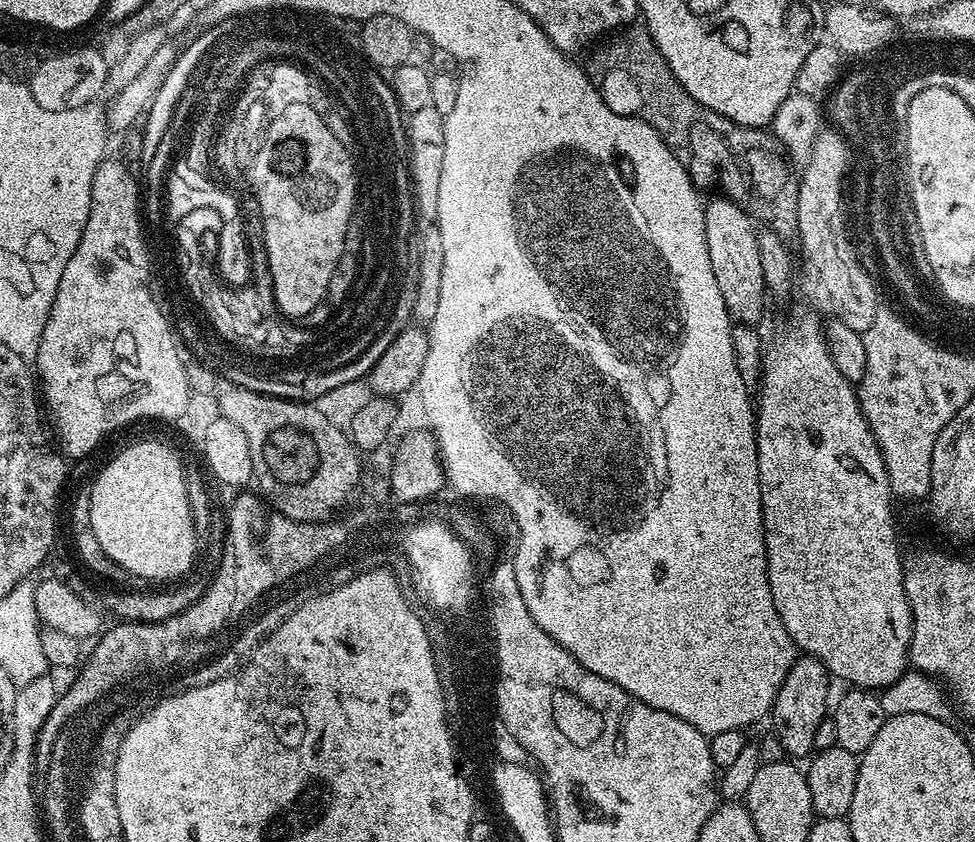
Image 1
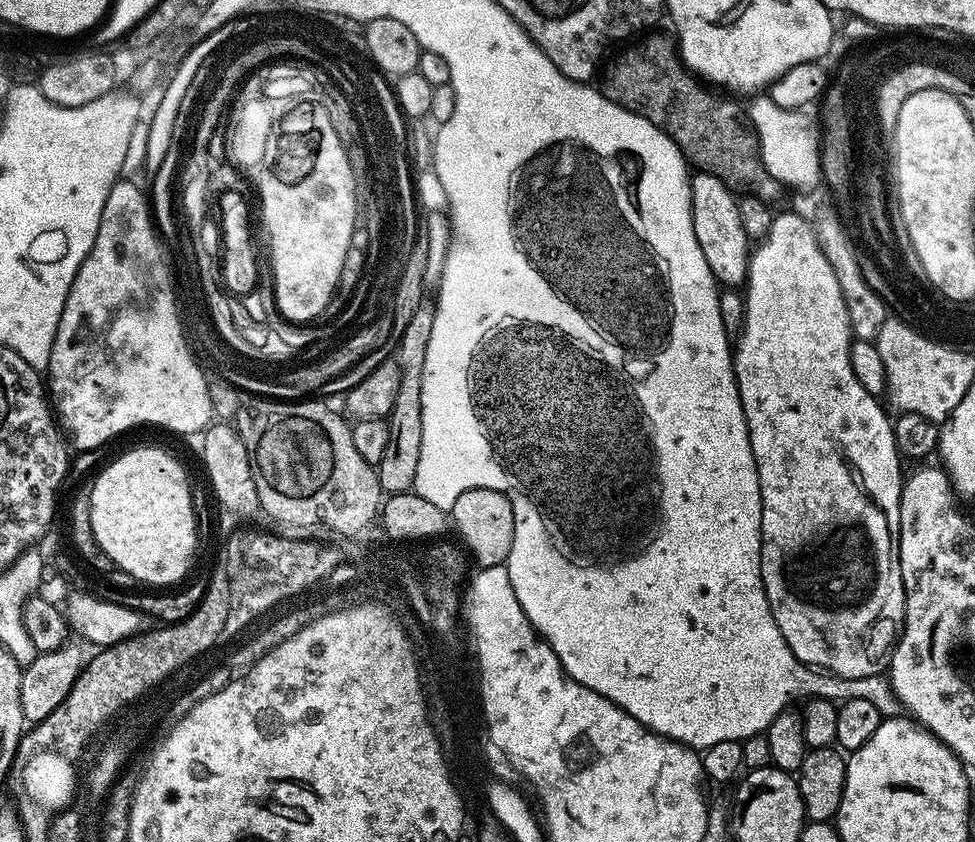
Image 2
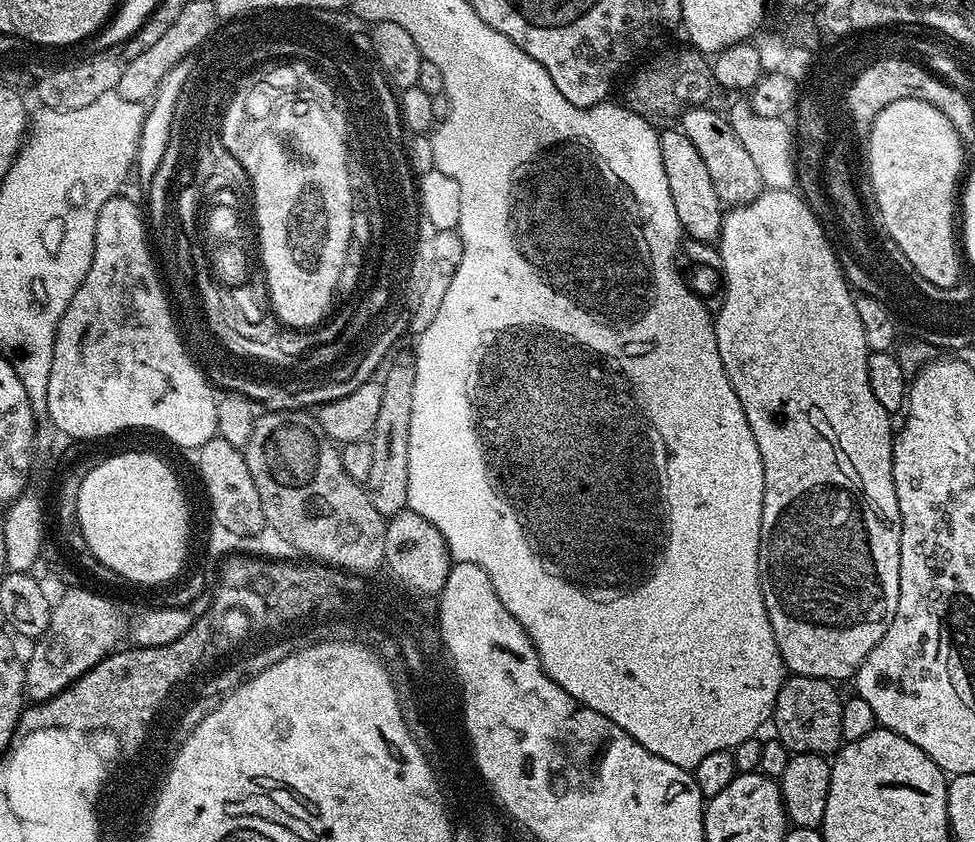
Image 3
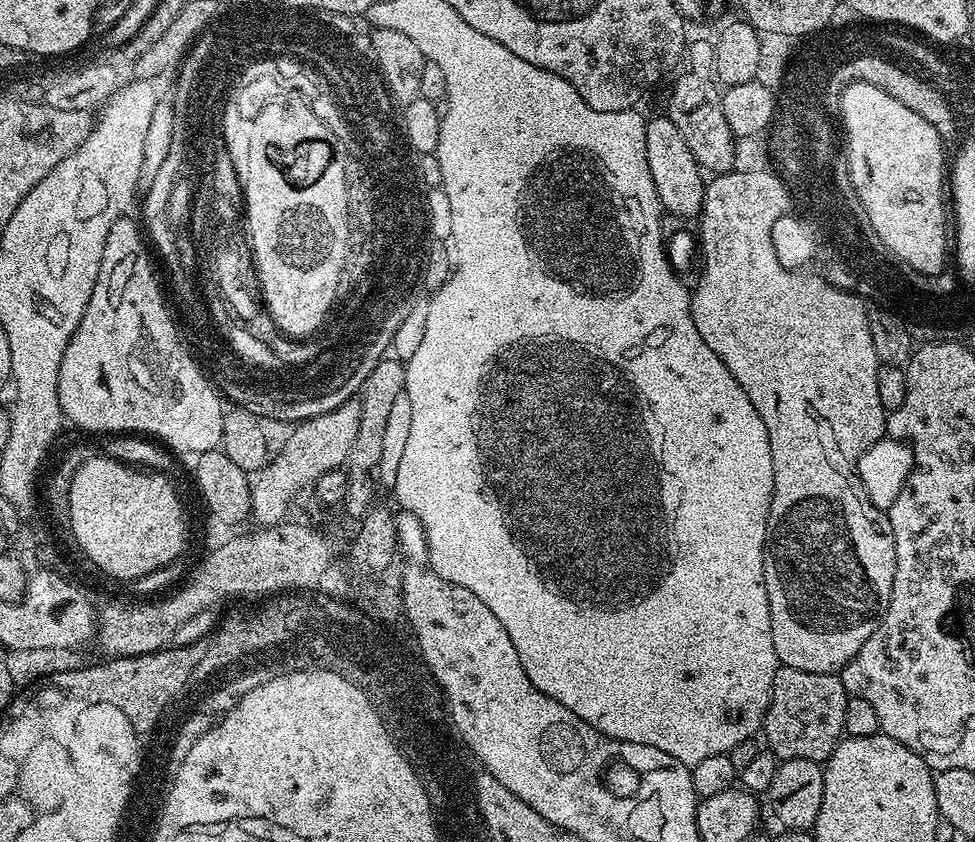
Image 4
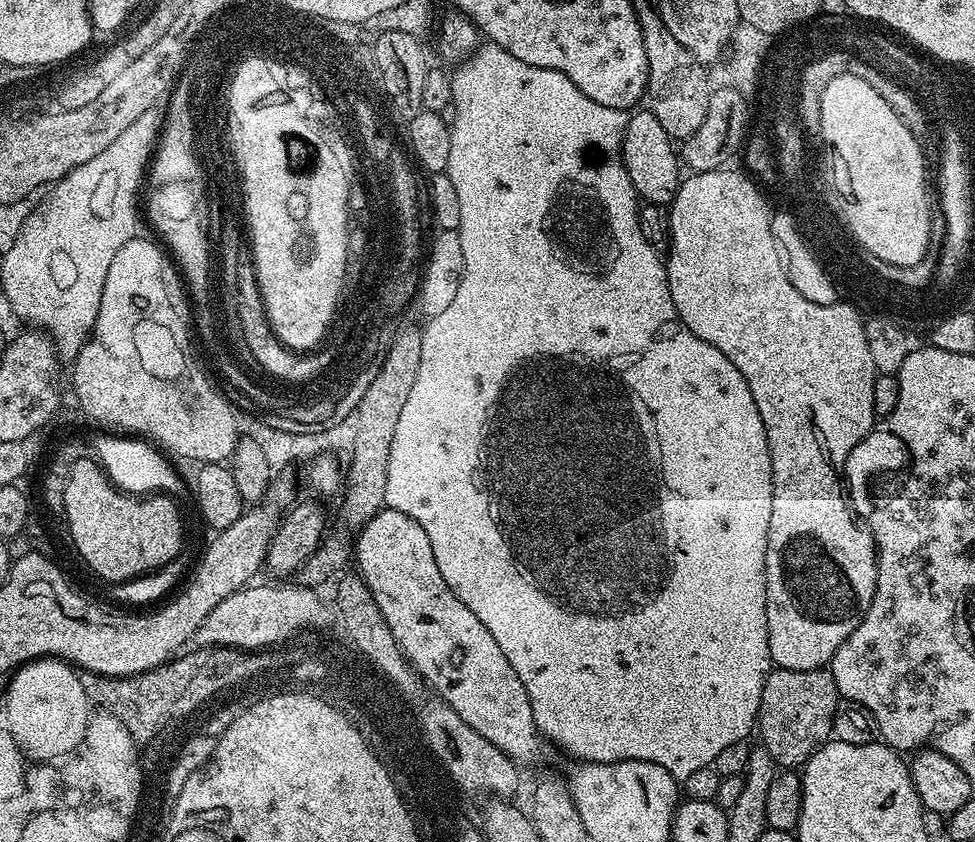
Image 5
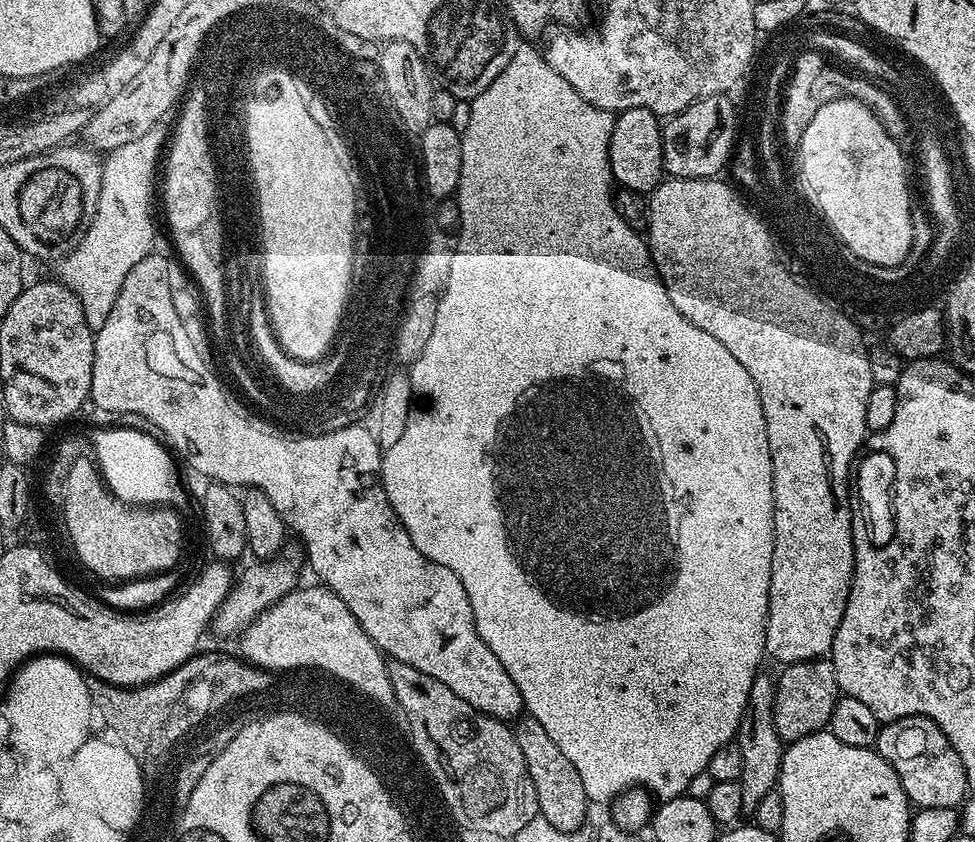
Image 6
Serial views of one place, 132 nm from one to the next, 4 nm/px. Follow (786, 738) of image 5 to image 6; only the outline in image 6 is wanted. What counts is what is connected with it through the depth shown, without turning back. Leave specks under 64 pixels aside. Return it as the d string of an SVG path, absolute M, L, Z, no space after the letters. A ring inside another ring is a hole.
M831 659L799 660L797 664L787 665L783 671L781 676L775 677L774 698L774 726L780 739L791 742L825 731L830 722L830 714L834 714L836 701L842 695Z

